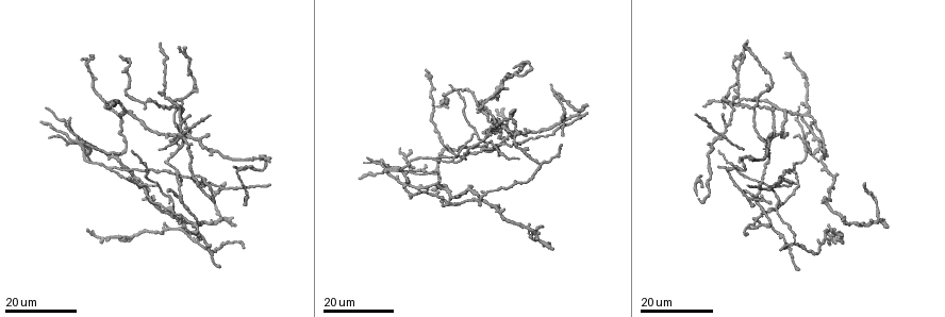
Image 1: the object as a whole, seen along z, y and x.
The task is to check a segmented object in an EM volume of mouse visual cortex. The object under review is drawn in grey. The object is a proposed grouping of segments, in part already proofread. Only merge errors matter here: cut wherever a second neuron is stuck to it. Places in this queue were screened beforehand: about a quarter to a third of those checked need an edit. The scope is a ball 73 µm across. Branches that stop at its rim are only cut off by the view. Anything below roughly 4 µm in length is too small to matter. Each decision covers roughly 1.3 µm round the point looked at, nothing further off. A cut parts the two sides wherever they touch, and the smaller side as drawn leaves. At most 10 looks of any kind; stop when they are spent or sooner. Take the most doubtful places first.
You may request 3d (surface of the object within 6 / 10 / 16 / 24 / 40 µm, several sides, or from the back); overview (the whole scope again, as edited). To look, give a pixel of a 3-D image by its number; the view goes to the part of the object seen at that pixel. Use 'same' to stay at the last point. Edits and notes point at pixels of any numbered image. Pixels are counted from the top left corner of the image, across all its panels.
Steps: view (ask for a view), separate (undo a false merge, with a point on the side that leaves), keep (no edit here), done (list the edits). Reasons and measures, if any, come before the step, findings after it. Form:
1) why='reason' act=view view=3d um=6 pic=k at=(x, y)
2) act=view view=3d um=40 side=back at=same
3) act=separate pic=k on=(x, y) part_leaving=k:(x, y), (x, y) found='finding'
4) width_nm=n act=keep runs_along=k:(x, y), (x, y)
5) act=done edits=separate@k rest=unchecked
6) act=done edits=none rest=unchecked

why='three arms meet' act=view view=3d um=24 pic=1 at=(169, 228)

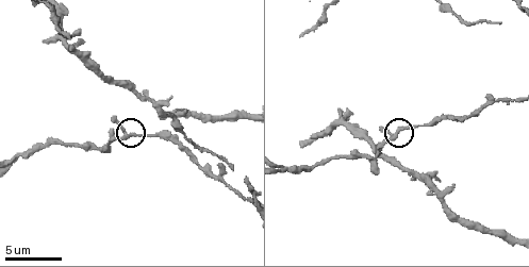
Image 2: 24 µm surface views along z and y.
why='zoom in' act=view view=3d um=10 pic=2 at=(396, 134)

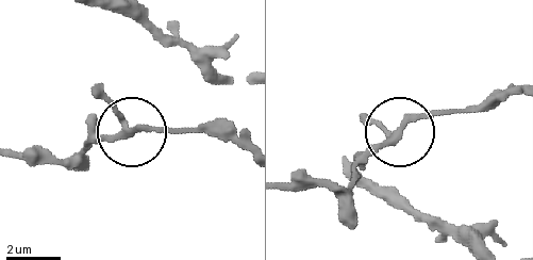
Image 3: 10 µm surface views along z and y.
arms=3 act=keep found='all the same neuron'

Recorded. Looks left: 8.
why='four-way junction' act=view view=3d um=16 pic=1 at=(181, 199)

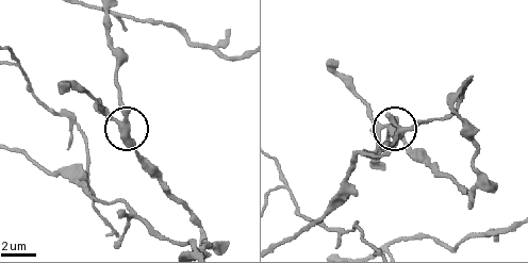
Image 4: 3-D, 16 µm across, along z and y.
act=view view=3d um=10 pic=4 at=(122, 123)

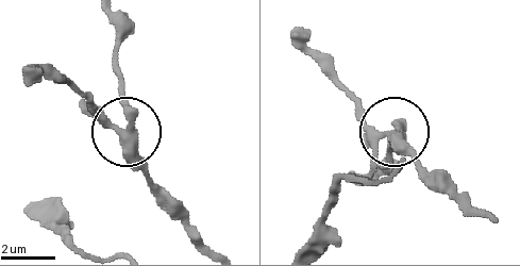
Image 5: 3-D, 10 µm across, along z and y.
why='from behind' act=view view=3d um=10 side=back pic=5 at=(123, 132)

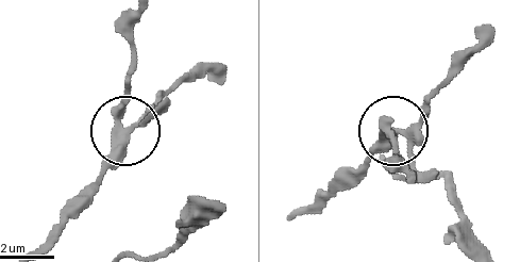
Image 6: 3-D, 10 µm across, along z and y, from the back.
width_nm=320 act=keep found='all the same neuron'

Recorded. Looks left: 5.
why='looks like a crossing' act=view view=3d um=16 pic=1 at=(499, 89)

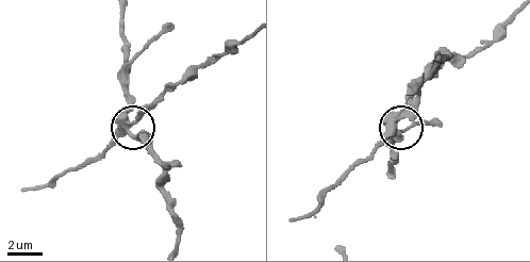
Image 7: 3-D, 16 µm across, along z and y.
act=view view=3d um=6 pic=7 at=(128, 125)

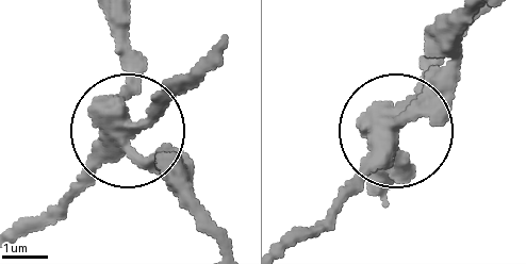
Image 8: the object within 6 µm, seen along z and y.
side_arm_um=13 act=separate pic=8 on=(151, 98) part_leaving=8:(126, 124), (206, 66) found='two neurons meet here'

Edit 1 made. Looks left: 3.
why='four arms meet' act=view view=3d um=16 pic=1 at=(431, 186)

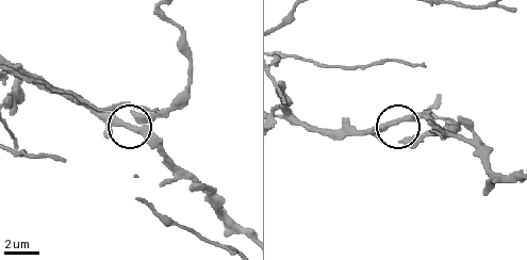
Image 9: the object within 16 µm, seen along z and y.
why='zoom in' act=view view=3d um=10 pic=9 at=(121, 123)

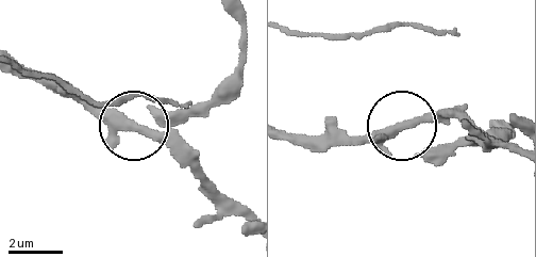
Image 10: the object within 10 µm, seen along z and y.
side_arm_um=64 act=keep found='one neuron here'

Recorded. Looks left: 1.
act=done edits=separate@8 rest=unchecked

